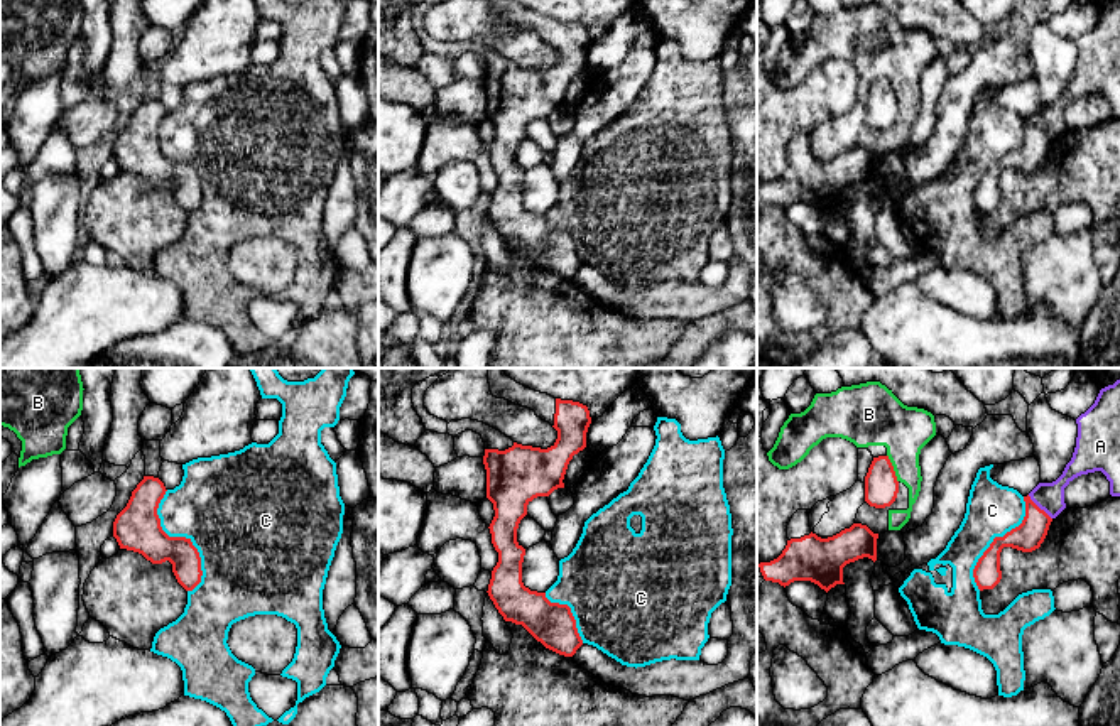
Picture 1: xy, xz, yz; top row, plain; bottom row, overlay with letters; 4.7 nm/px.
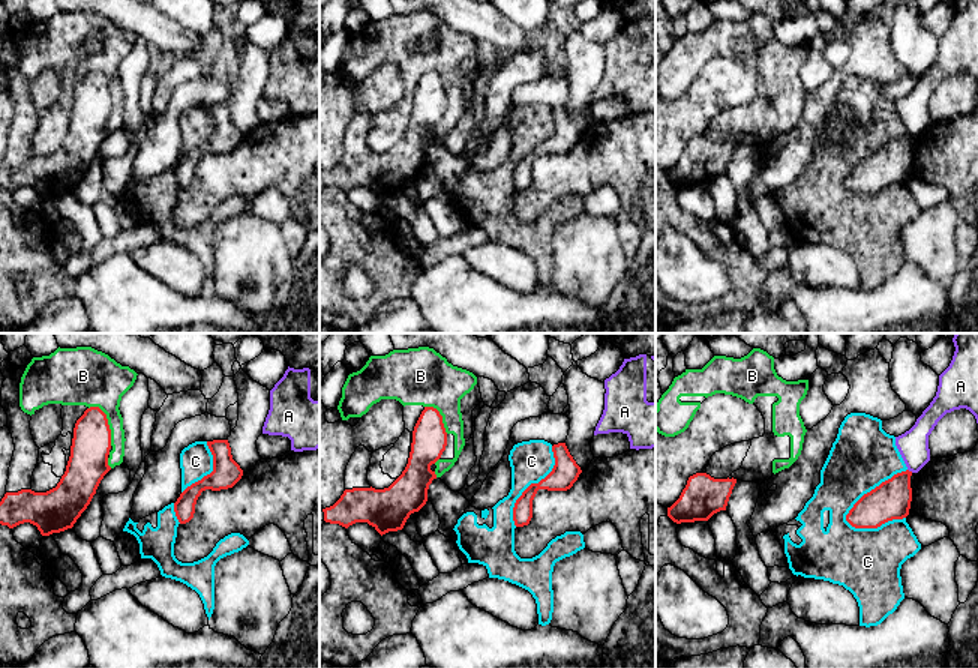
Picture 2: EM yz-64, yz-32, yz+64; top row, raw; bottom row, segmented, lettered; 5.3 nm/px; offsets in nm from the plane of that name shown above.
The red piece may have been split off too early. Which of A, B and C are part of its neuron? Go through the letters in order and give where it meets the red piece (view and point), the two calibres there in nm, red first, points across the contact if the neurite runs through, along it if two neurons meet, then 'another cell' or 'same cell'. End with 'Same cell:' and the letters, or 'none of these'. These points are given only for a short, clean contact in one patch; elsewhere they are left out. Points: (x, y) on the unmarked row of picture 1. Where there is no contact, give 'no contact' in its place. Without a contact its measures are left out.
A: yz (1038, 129) | 140/140 nm | along yz (1027, 117), (1051, 140) | another cell
B: yz (892, 90) | 160/260 nm | along yz (887, 76), (897, 103) | another cell
C: xy (183, 159) | 220/460 nm | another cell
Same cell: none of these

